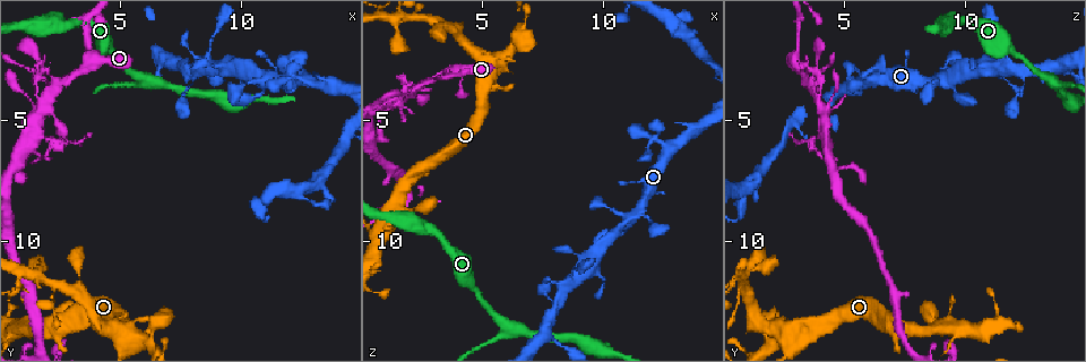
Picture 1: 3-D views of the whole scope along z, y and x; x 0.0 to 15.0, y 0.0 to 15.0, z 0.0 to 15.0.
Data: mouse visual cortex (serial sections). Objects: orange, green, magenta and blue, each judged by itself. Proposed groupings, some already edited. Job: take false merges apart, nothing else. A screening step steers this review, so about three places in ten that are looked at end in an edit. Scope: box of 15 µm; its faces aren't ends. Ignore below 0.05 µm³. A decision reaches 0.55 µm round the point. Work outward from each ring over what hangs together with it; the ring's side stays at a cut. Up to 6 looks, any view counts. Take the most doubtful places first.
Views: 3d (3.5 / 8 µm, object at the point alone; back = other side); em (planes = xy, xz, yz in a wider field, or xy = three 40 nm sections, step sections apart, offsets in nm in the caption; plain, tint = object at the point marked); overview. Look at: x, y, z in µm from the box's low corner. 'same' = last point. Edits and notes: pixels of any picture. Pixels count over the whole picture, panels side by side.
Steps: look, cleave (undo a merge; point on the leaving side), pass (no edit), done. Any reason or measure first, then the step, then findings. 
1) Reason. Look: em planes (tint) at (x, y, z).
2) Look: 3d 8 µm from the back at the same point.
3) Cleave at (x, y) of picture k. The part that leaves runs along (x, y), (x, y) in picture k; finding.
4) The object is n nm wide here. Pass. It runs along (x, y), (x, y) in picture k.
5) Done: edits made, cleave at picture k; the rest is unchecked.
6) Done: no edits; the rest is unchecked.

Three-way junction. Look: 3d 3.5 µm at (3.8, 2.5, 2.9).

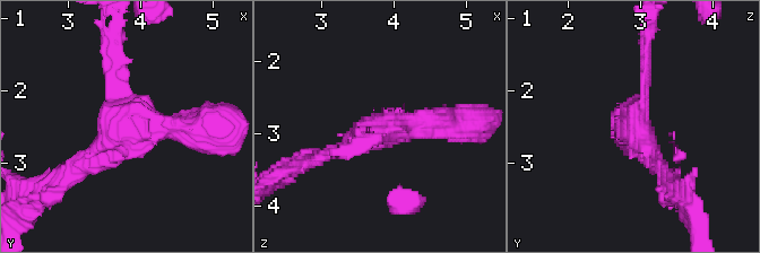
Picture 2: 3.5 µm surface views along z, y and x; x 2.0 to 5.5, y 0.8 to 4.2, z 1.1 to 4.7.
3 arms meet here; the arms are 150, 250, 400 nm wide; need the tissue. Look: em planes (tint) at (3.75, 2.55, 2.95).

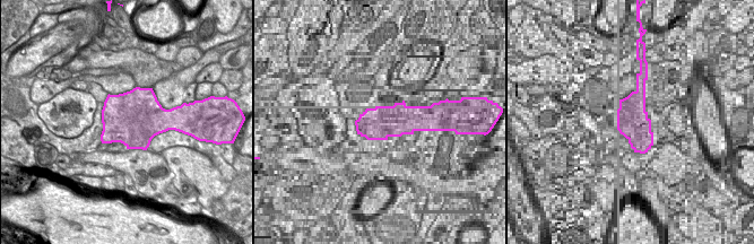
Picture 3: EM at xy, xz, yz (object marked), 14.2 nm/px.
Cut it another way. Look: em xy step 2 (tint) at the same point.

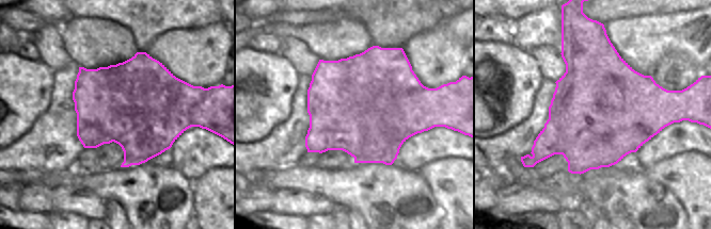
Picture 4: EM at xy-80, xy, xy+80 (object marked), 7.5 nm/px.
Pass. It runs along (200, 128), (123, 131), (68, 176) in picture 2; one cell here.

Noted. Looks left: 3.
Branch point. Look: 3d 3.5 µm at (1.7, 3.0, 4.0).

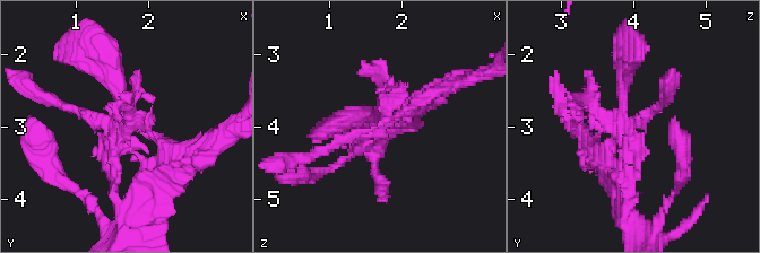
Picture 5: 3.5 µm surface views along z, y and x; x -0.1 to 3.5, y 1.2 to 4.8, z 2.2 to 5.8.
Look: em xy step 1 (tint) at (1.75, 2.90, 3.95).

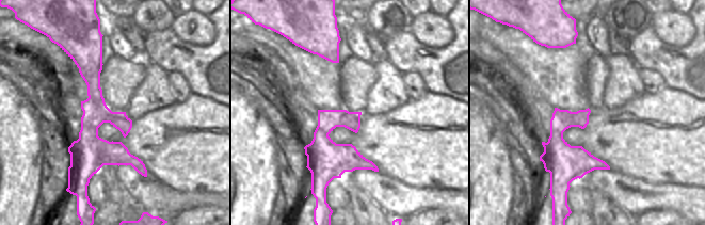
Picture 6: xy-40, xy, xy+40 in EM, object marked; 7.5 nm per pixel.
Pass. It runs along (98, 43), (93, 137), (144, 173) in picture 6; all the same cell.

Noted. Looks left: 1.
Done: no edits; the rest is unchecked.

